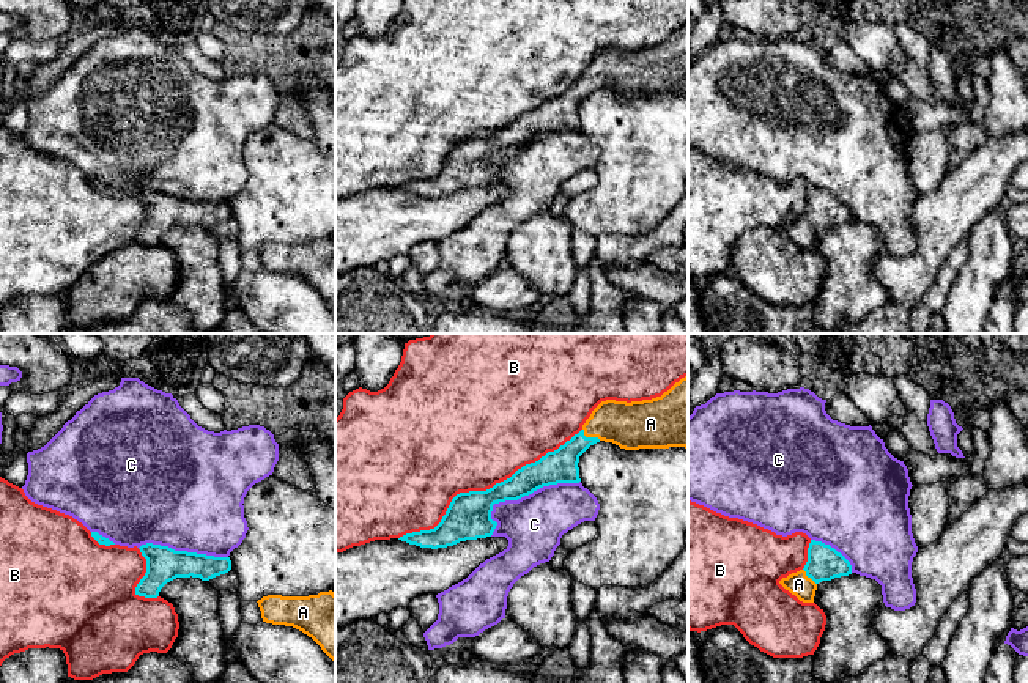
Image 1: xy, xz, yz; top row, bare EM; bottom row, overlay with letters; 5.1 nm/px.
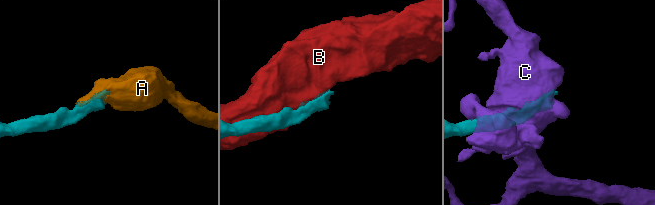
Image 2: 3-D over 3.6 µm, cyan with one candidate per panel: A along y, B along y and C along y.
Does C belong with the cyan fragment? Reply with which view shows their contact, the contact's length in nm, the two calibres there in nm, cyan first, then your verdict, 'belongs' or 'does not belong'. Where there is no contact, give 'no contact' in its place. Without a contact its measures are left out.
contact in xz; length 550 nm; calibres 180 and 300 nm; does not belong

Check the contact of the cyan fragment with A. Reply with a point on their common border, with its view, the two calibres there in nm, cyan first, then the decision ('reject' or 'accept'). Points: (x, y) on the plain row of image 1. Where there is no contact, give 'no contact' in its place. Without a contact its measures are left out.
xz (589, 85) | 180/240 nm | accept

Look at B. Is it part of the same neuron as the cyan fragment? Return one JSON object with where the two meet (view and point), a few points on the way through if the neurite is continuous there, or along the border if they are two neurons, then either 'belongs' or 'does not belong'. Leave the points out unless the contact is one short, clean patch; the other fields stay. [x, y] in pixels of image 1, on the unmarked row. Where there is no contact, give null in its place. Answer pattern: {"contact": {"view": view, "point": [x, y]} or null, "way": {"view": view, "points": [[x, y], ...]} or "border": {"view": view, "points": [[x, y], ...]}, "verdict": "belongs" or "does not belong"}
{"contact": {"view": "xz", "point": [487, 137]}, "verdict": "does not belong"}

